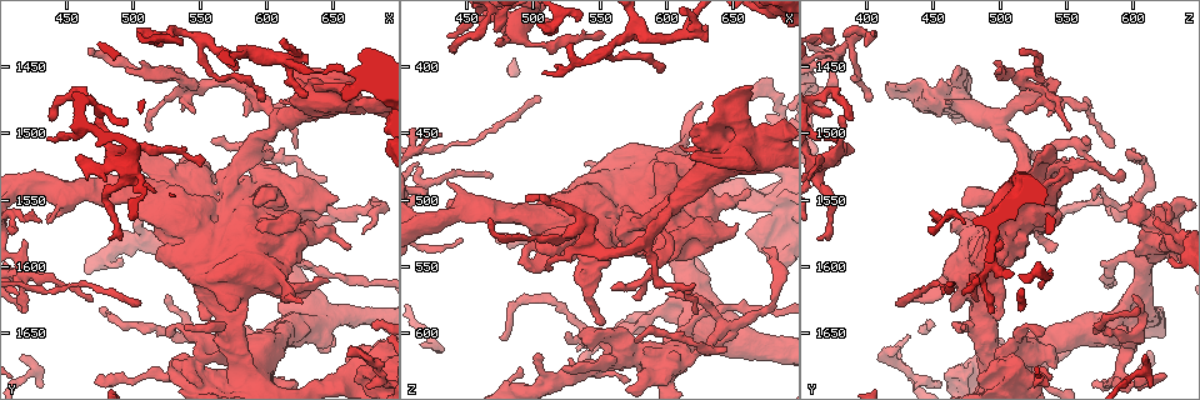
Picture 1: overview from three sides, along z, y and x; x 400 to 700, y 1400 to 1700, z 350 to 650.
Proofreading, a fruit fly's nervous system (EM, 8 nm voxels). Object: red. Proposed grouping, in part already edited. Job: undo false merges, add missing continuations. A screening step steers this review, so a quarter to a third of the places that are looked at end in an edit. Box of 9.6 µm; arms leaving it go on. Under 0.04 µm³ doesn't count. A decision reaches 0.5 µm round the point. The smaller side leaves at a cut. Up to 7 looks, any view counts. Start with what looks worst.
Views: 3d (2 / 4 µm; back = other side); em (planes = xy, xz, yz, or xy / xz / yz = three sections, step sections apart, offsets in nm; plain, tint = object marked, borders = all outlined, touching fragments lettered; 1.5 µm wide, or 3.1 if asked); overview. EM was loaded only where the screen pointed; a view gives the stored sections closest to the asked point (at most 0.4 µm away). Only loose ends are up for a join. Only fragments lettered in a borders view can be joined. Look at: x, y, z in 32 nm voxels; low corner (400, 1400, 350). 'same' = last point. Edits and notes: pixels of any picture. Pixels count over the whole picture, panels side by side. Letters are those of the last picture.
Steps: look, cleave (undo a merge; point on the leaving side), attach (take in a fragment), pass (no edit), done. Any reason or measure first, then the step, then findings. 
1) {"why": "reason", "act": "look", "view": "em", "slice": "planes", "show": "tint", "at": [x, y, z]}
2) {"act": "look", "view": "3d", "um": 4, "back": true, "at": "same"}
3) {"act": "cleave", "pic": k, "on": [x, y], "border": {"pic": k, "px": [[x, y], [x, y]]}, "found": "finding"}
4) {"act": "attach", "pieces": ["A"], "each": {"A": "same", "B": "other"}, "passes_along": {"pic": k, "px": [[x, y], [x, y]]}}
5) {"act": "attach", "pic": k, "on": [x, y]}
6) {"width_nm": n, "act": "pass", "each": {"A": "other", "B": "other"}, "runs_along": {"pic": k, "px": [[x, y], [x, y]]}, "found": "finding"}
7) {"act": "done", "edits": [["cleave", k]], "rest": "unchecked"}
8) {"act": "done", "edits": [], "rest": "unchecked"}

{"why": "tapers out", "act": "look", "view": "3d", "um": 2, "at": [596, 1478, 404]}

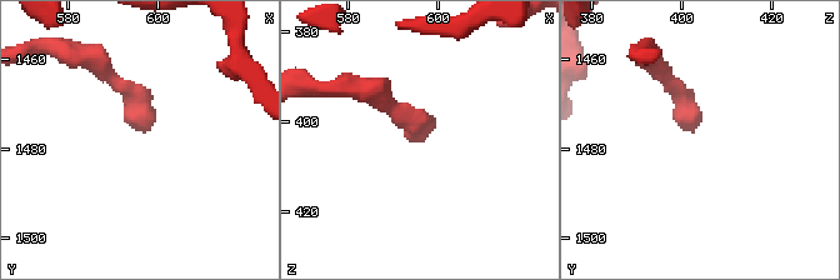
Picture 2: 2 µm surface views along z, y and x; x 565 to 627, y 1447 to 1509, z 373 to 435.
{"why": "need the tissue", "act": "look", "view": "em", "slice": "xz", "step": 8, "show": "borders", "at": [596, 1476, 404]}

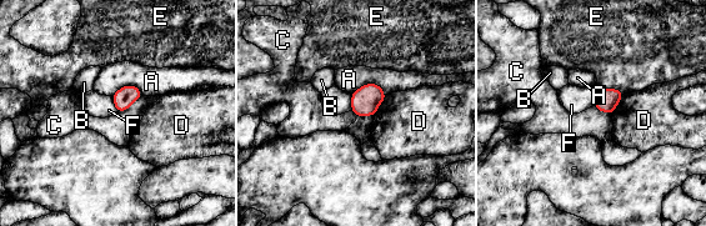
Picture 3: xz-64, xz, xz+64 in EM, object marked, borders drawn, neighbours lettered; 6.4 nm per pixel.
{"act": "pass", "each": {"A": "other", "B": "other", "C": "other", "D": "other", "E": "other", "F": "other"}, "border": {"pic": 3, "px": [[592, 106], [611, 115]]}, "found": "none of them fits"}

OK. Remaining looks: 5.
{"why": "tapers out", "act": "look", "view": "em", "slice": "planes", "show": "plain", "at": [470, 1626, 486]}

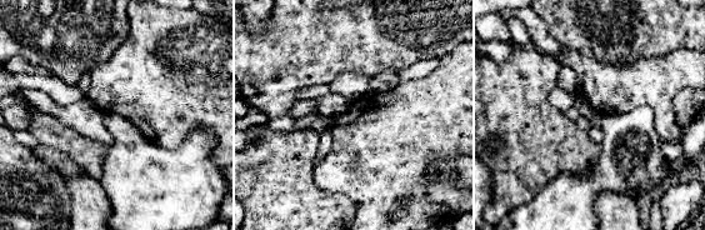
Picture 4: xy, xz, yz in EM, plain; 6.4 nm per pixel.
{"act": "look", "view": "em", "slice": "planes", "show": "borders", "at": "same"}

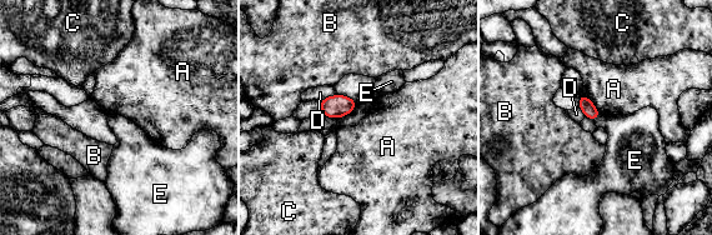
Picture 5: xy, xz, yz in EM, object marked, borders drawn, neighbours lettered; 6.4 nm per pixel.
{"act": "pass", "each": {"A": "other", "B": "other", "C": "other", "D": "other", "E": "other"}, "found": "no lettered fragment goes on from it"}

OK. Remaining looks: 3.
{"why": "tapers out", "act": "look", "view": "em", "slice": "planes", "show": "borders", "at": [576, 1520, 606]}

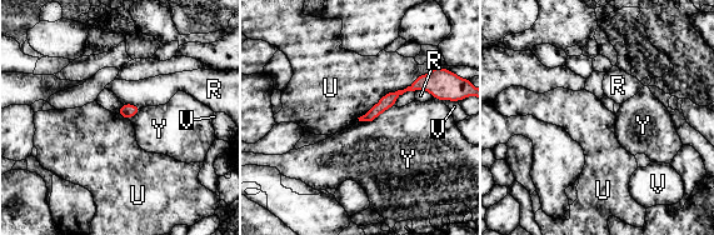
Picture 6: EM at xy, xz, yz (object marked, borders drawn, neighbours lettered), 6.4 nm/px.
{"act": "pass", "each": {"R": "other", "U": "other", "V": "other", "Y": "other"}, "border": {"pic": 6, "px": [[432, 68], [356, 118]]}, "found": "no lettered fragment goes on from it"}

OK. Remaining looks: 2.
{"act": "done", "edits": [], "rest": "unchecked"}

